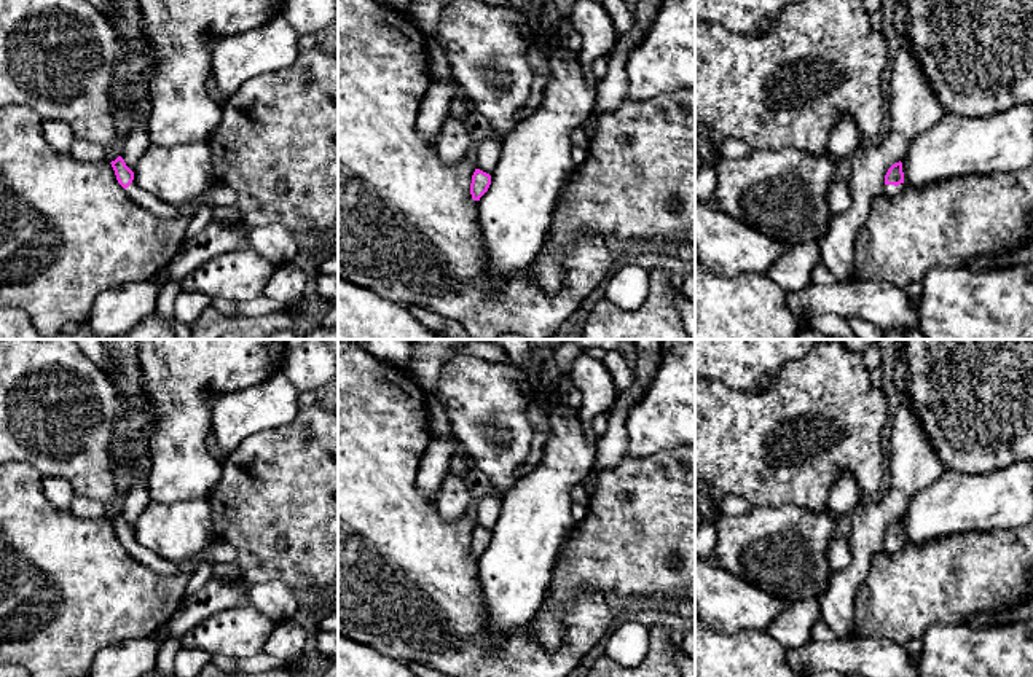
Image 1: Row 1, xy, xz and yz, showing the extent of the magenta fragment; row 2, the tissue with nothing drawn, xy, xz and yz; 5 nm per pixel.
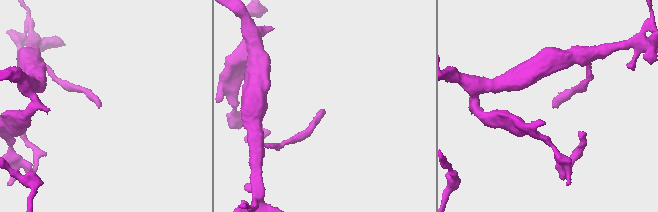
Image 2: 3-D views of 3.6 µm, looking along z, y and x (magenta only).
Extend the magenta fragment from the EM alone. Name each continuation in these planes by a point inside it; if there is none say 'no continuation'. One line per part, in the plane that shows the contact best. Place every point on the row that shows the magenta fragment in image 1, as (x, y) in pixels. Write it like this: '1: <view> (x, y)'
1: yz (888, 190)

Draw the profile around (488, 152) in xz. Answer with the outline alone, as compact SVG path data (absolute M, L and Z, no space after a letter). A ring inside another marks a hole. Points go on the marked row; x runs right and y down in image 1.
M494 139L477 142L477 167L491 175L501 158L501 147L502 142Z

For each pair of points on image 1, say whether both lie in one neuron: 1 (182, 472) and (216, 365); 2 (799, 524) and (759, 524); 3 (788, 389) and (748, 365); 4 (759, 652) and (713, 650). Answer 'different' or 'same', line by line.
1: same
2: same
3: different
4: same

